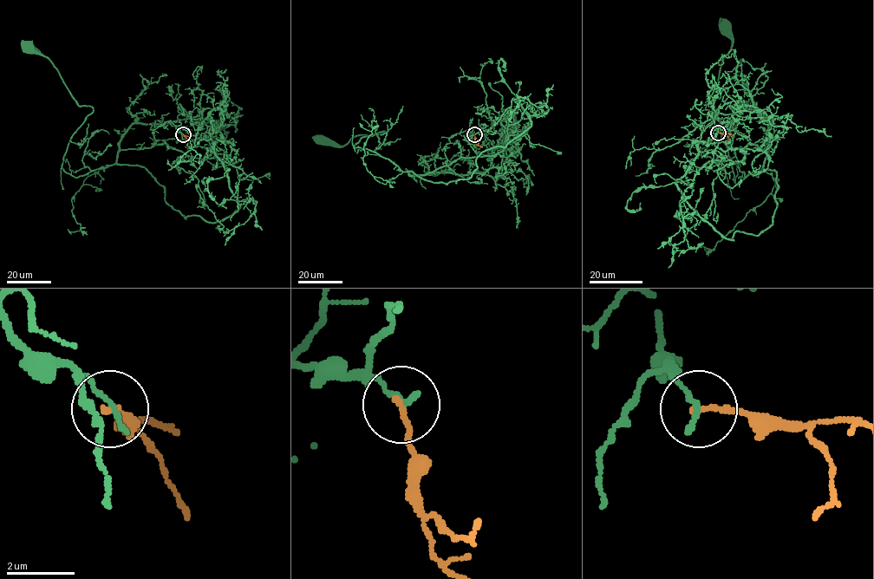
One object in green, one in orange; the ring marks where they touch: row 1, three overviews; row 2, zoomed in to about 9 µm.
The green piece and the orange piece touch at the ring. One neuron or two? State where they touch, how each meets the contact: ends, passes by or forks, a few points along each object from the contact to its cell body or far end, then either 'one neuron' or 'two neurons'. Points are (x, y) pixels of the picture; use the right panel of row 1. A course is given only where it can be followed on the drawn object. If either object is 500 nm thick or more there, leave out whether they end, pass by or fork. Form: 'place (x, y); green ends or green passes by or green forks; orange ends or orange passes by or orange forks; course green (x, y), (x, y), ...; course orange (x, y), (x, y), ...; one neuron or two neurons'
place (718, 133); green ends; orange ends; course green (718, 133), (715, 117), (767, 151), (763, 168), (737, 185), (722, 139), (714, 105), (732, 45), (725, 25); course orange (718, 133), (731, 133), (732, 137); two neurons

